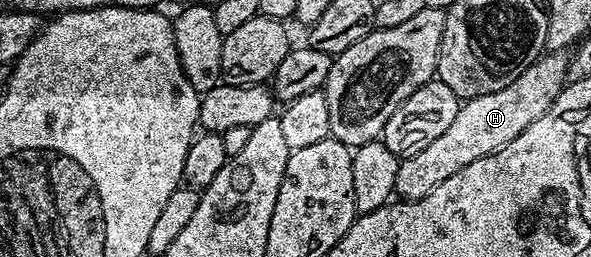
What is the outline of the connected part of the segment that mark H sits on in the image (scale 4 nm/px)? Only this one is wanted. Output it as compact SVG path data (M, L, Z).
M545 52L533 65L526 65L520 74L502 91L467 98L461 104L454 123L446 127L443 135L438 135L418 155L410 155L401 160L396 180L396 193L405 201L417 201L438 183L446 183L450 175L458 175L462 167L470 167L477 159L497 153L510 139L518 139L534 119L538 119L554 103L554 99L564 90L568 81L568 57L563 52Z

